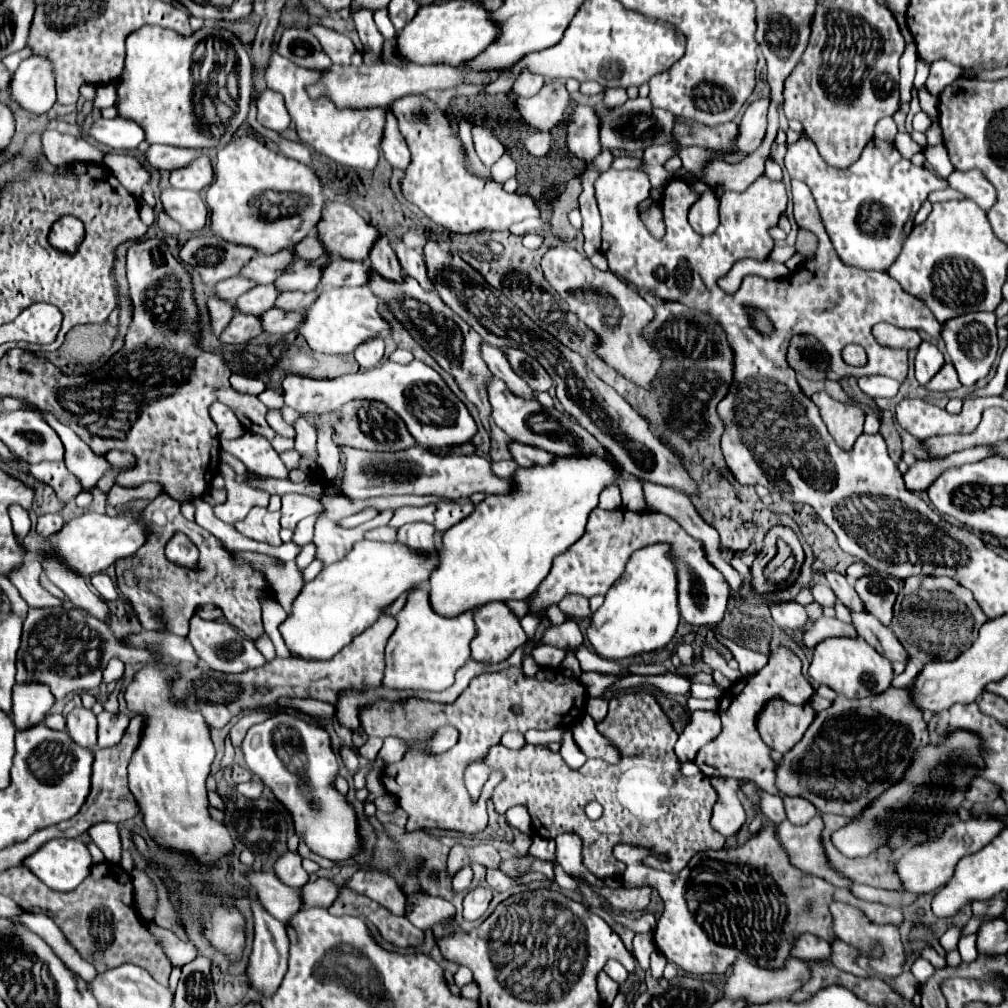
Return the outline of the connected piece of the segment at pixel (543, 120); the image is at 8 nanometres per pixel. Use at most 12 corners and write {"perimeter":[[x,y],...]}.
{"perimeter":[[564,81],[546,83],[534,97],[518,99],[526,123],[550,131],[564,115]]}

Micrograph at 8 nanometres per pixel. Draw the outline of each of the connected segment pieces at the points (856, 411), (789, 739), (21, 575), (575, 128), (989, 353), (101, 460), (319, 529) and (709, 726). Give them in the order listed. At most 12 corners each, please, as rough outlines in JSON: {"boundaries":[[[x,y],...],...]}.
{"boundaries":[[[824,391],[812,401],[840,449],[862,435],[864,409]],[[782,699],[758,717],[768,747],[788,753],[814,721],[814,709]],[[30,531],[25,559],[10,581],[30,607],[60,607],[64,599],[39,583],[46,539]],[[576,105],[566,125],[574,157],[590,163],[600,151],[598,117]],[[996,315],[942,323],[964,387],[986,377],[998,349]],[[44,417],[66,447],[66,467],[92,489],[110,471],[70,427]],[[392,511],[342,529],[328,517],[316,519],[316,557],[340,561],[366,531],[388,525]],[[696,710],[680,733],[676,755],[694,761],[722,725],[716,710]]]}

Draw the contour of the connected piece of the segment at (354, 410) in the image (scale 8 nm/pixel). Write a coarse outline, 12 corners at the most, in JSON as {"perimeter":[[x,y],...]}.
{"perimeter":[[382,401],[340,409],[332,441],[366,451],[414,445],[402,419]]}

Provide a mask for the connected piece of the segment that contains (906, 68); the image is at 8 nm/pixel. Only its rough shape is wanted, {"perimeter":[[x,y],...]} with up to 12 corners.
{"perimeter":[[916,45],[900,59],[900,99],[910,103],[916,75]]}

